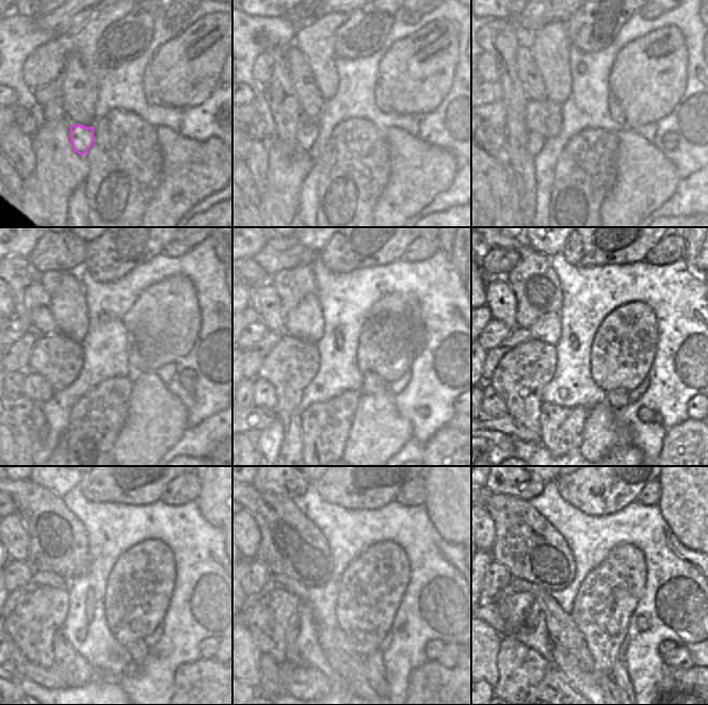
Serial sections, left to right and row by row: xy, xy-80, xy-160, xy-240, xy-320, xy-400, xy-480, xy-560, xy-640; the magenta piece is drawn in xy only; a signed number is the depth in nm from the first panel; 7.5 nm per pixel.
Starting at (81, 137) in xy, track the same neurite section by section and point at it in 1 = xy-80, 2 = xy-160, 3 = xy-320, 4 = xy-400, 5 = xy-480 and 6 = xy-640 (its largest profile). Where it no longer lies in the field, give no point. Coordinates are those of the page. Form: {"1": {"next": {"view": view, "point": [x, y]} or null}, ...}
{"1": {"next": {"view": "xy-80", "point": [306, 134]}}, "2": {"next": {"view": "xy-160", "point": [534, 142]}}, "3": {"next": {"view": "xy-320", "point": [263, 393]}}, "4": {"next": {"view": "xy-400", "point": [493, 405]}}, "5": {"next": {"view": "xy-480", "point": [15, 658]}}, "6": {"next": null}}

